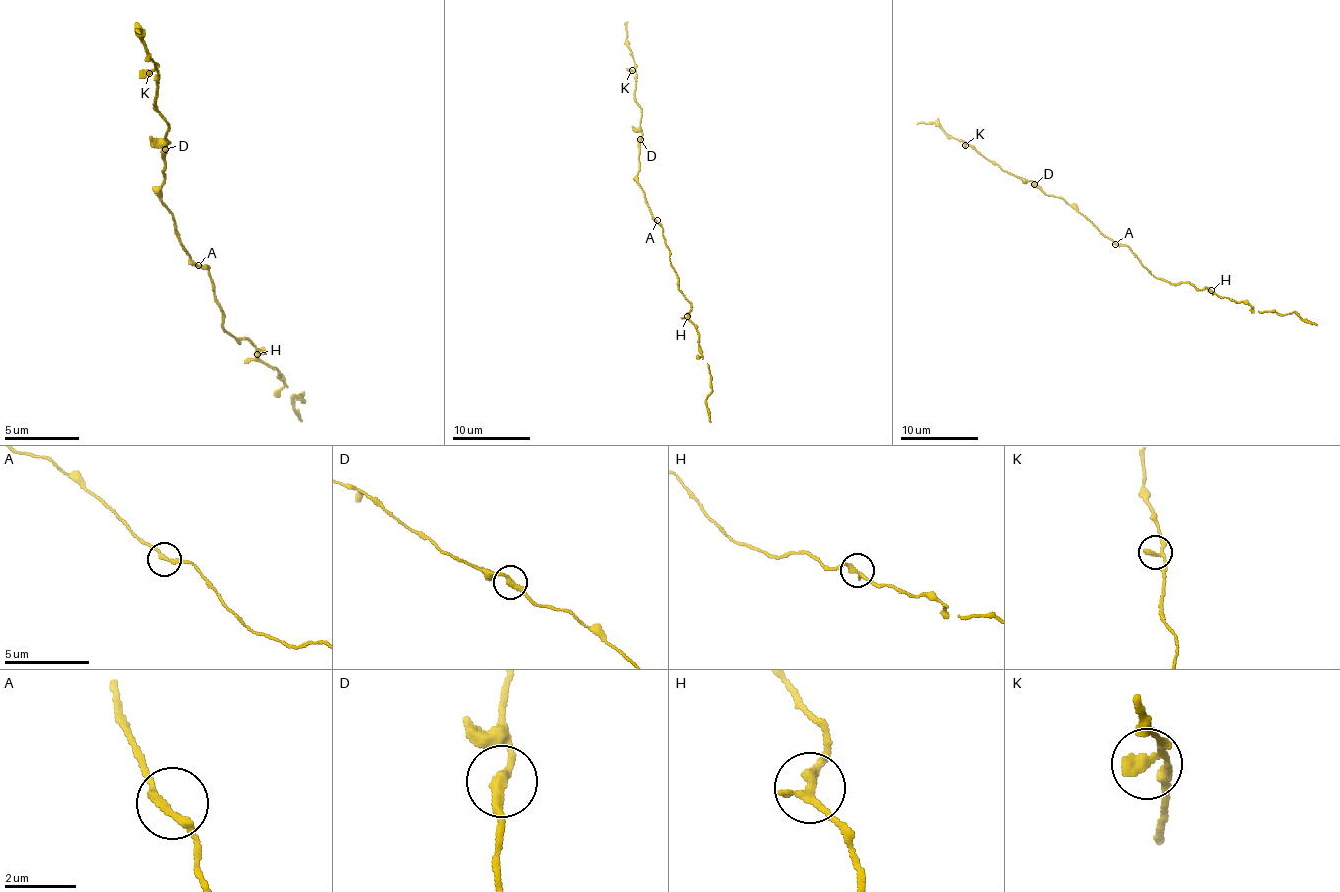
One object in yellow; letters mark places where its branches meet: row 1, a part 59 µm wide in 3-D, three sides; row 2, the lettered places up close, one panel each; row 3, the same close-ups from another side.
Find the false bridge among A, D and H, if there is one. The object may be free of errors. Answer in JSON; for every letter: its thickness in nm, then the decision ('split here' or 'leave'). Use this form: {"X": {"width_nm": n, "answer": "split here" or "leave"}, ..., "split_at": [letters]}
{"A": {"width_nm": 220, "answer": "leave"}, "D": {"width_nm": 300, "answer": "split here"}, "H": {"width_nm": 280, "answer": "leave"}, "split_at": ["D"]}

